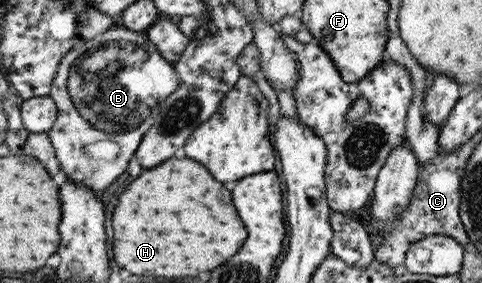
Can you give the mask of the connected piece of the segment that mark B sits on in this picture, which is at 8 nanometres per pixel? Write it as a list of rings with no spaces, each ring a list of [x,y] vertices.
[[[117,19],[114,22],[114,26],[108,27],[104,33],[94,37],[92,40],[84,41],[80,45],[76,45],[73,49],[66,52],[66,55],[62,56],[62,62],[58,65],[57,78],[53,82],[53,90],[50,91],[50,96],[57,102],[58,116],[54,123],[53,128],[47,132],[52,138],[53,148],[56,150],[58,160],[61,164],[61,177],[63,179],[74,180],[77,184],[90,187],[92,191],[104,193],[104,190],[118,179],[118,176],[122,172],[126,171],[130,160],[136,155],[137,149],[141,145],[141,140],[145,138],[146,131],[150,130],[152,123],[162,108],[164,99],[168,99],[174,91],[177,90],[178,85],[181,83],[181,77],[178,76],[177,69],[174,68],[174,64],[167,61],[165,57],[161,55],[158,48],[154,47],[154,44],[148,39],[148,33],[146,31],[134,31],[119,23]]]

